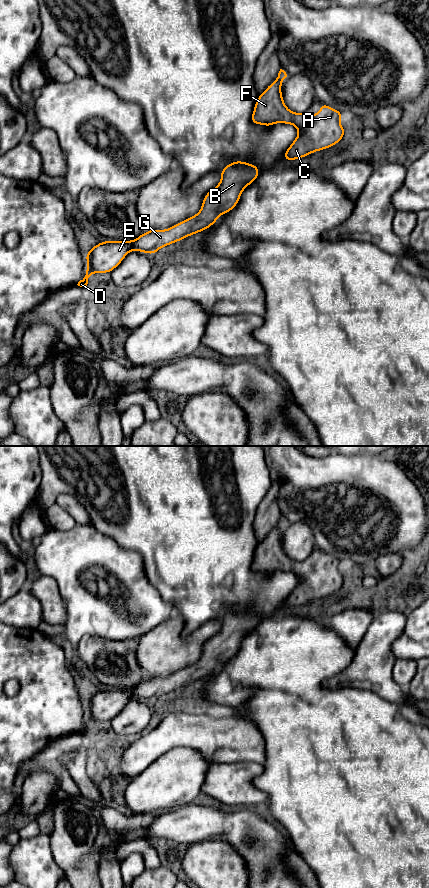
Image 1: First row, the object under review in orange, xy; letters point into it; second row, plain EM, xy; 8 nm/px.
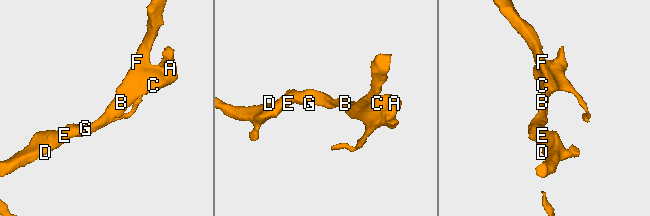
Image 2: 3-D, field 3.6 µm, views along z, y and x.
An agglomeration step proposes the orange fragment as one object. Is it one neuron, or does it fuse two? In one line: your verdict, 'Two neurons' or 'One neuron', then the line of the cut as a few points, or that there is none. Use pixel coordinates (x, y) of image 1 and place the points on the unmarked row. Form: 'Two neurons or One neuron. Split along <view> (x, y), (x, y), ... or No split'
One neuron. No split

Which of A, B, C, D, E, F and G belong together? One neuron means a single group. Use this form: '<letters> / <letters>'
A B C D E F G

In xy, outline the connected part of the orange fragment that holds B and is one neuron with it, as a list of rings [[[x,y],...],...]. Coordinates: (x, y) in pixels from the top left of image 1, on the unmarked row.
[[[245,609],[227,612],[221,618],[220,631],[204,644],[202,656],[196,663],[166,678],[151,677],[135,688],[102,689],[92,695],[85,702],[87,718],[77,733],[87,734],[94,720],[110,721],[134,697],[149,703],[156,702],[160,696],[211,675],[221,662],[227,662],[236,655],[242,639],[257,627],[259,621],[257,613]]]

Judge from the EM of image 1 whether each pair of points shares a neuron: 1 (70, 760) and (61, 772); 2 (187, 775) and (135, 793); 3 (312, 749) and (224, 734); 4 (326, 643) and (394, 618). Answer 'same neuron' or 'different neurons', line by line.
1: different neurons
2: same neuron
3: different neurons
4: different neurons

